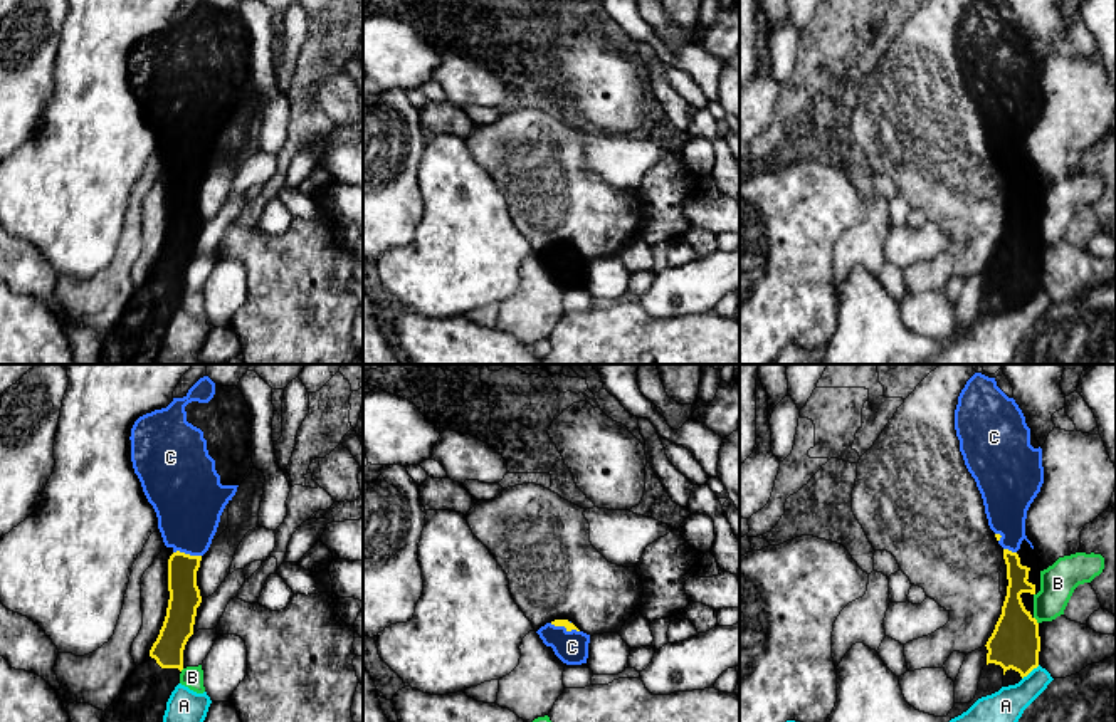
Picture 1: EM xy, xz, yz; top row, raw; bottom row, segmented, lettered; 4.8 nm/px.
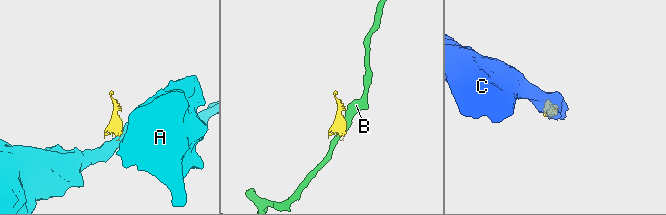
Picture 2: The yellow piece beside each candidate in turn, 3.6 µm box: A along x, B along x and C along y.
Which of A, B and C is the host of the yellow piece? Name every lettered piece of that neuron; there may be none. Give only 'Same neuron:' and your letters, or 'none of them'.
Same neuron: C

